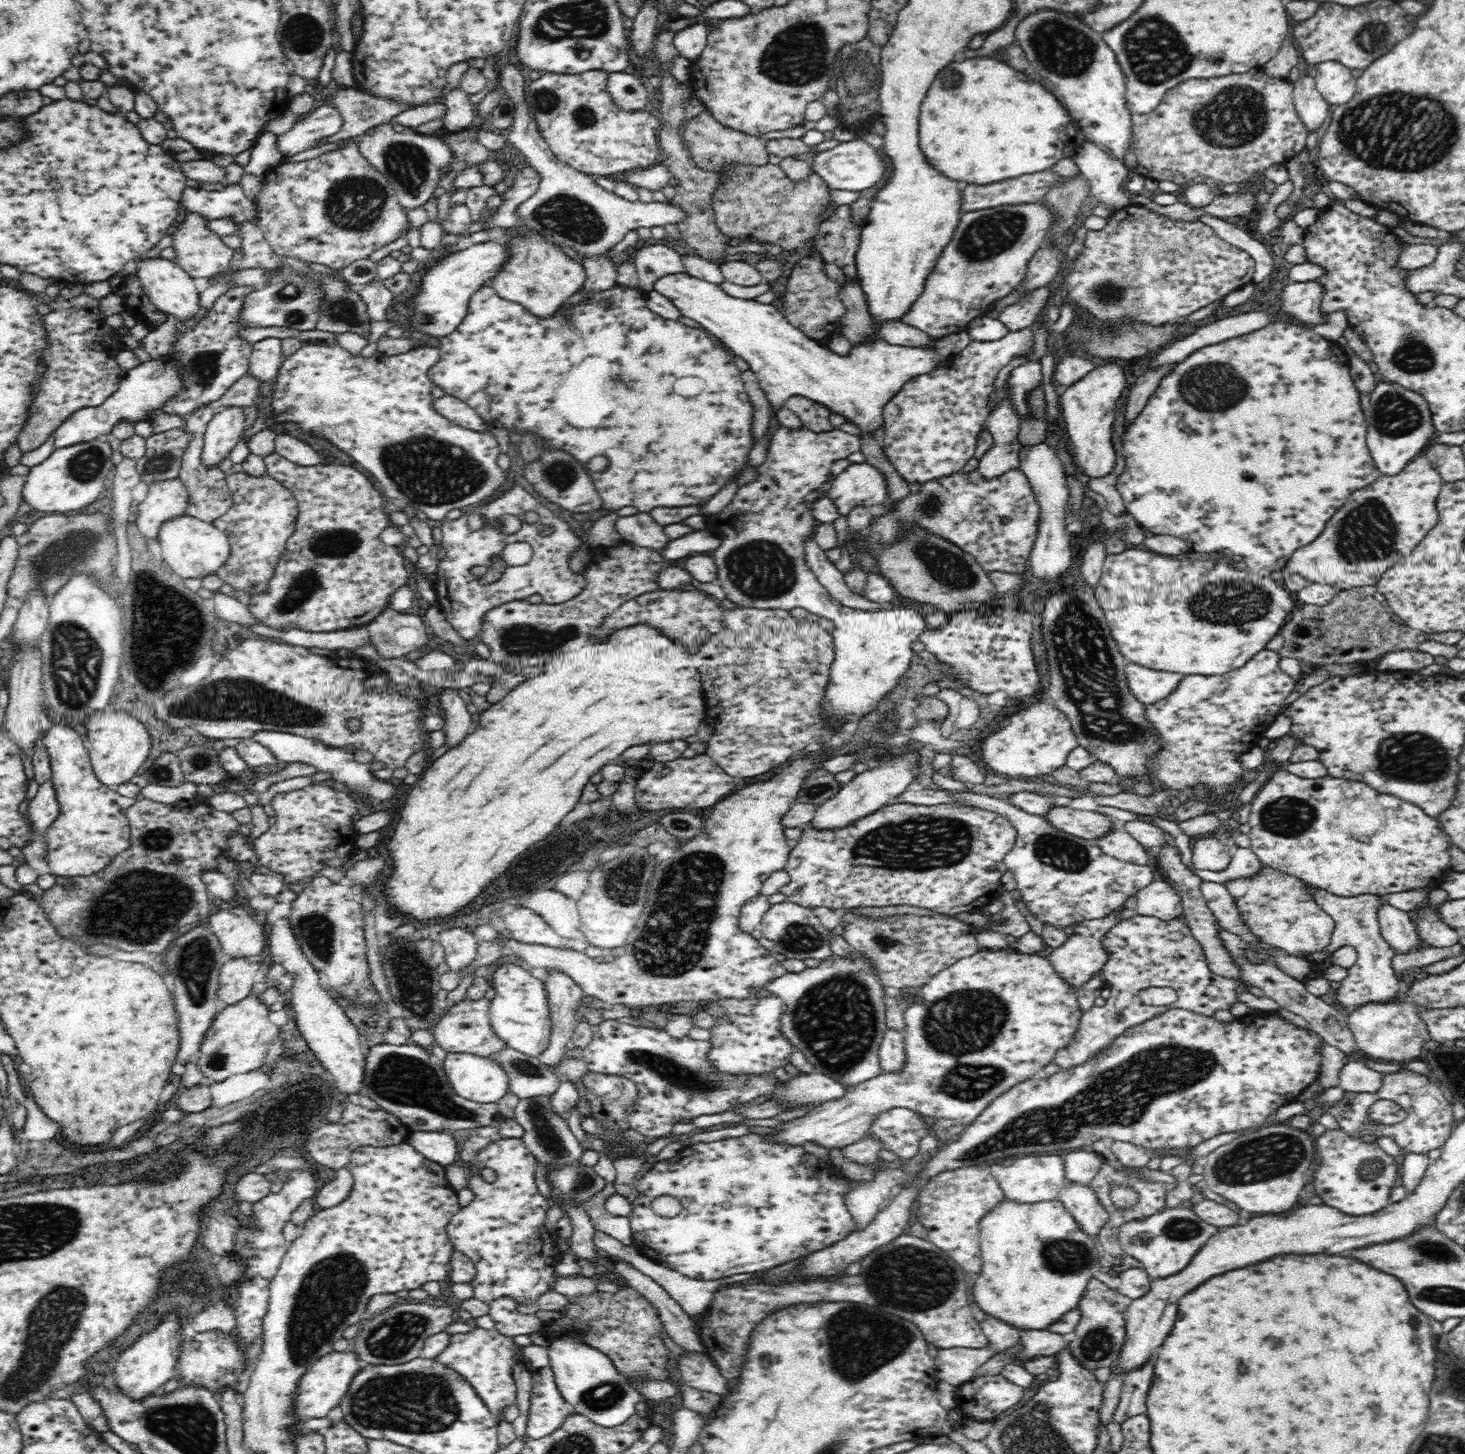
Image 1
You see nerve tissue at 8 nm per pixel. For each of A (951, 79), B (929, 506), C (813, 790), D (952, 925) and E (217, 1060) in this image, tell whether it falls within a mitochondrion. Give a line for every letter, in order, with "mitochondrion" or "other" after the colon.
A: mitochondrion
B: mitochondrion
C: mitochondrion
D: other
E: mitochondrion

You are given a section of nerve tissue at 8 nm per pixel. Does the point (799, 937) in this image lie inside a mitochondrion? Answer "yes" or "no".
yes

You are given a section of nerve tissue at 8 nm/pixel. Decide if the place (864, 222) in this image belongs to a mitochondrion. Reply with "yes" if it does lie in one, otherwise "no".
no

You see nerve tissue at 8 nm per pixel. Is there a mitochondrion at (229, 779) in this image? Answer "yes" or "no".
no

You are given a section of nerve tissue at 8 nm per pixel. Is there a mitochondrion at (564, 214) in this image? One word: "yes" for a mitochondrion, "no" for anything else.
yes

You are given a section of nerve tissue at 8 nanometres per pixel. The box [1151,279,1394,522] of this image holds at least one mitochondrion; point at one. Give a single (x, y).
(1212, 387)

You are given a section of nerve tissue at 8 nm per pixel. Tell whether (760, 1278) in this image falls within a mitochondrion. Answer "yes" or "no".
no

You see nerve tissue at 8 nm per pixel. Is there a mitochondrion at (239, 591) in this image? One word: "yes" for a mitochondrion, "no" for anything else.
no

